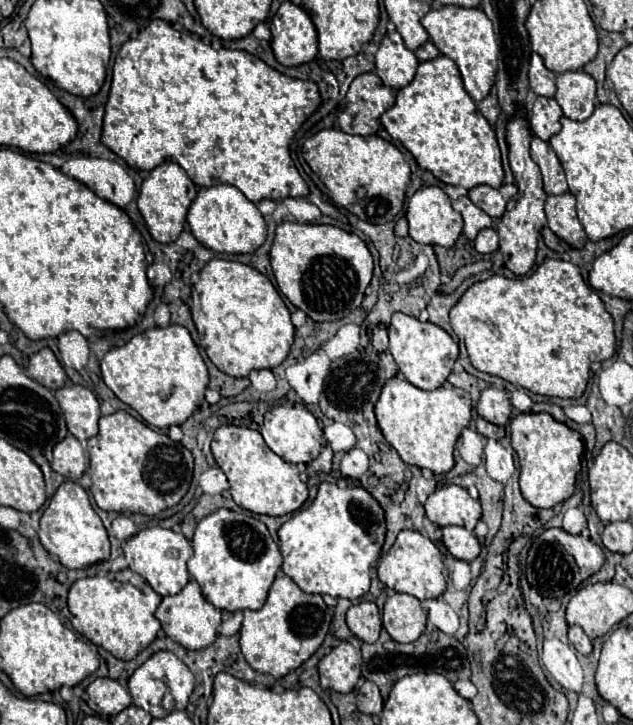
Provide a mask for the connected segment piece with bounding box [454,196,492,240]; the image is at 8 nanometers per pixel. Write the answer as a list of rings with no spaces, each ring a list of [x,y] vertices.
[[[468,196],[456,200],[454,202],[454,210],[462,214],[464,222],[463,234],[468,236],[470,240],[474,240],[476,234],[482,228],[490,228],[490,224],[492,224],[492,218],[484,210],[480,210],[476,204],[472,204],[472,200]]]

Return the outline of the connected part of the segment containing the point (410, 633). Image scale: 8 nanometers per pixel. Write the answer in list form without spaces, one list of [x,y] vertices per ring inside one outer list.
[[[394,594],[382,610],[382,624],[394,642],[414,642],[426,628],[426,612],[410,594]]]

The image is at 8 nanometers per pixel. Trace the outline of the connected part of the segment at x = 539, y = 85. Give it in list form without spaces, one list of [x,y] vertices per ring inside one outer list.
[[[532,54],[530,58],[530,68],[528,68],[528,80],[530,80],[530,88],[538,94],[538,96],[554,96],[556,92],[556,86],[554,86],[554,80],[556,80],[556,74],[550,72],[542,58],[538,54]]]

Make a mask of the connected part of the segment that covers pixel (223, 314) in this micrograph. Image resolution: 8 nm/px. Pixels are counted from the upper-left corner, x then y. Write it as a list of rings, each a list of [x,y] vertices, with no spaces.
[[[220,258],[210,260],[200,270],[200,280],[192,286],[190,310],[200,346],[212,364],[228,376],[242,378],[252,370],[276,368],[290,352],[294,340],[290,312],[272,282],[246,264]]]

